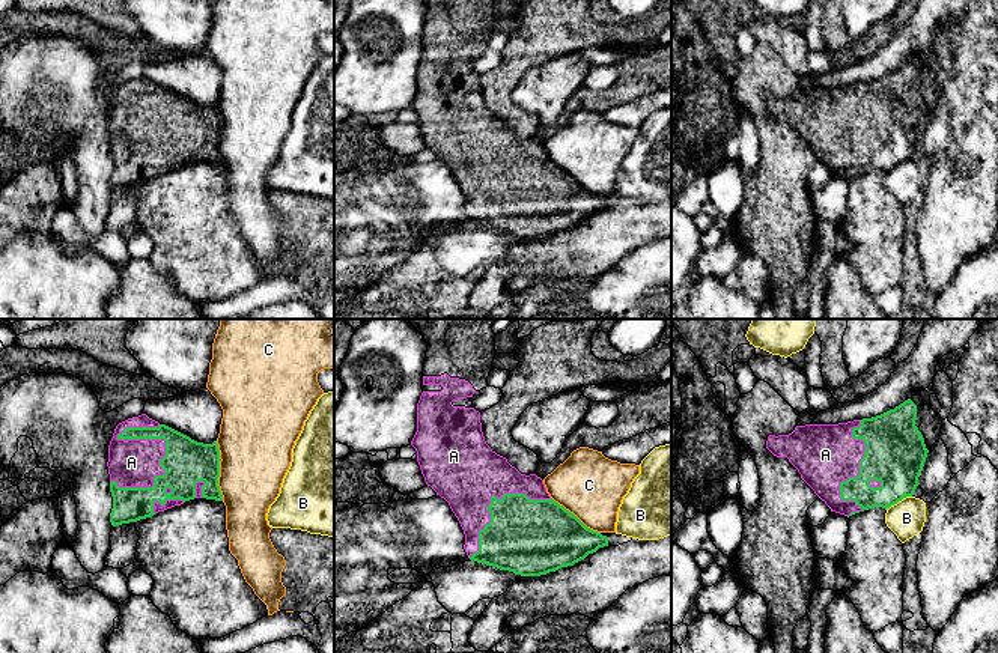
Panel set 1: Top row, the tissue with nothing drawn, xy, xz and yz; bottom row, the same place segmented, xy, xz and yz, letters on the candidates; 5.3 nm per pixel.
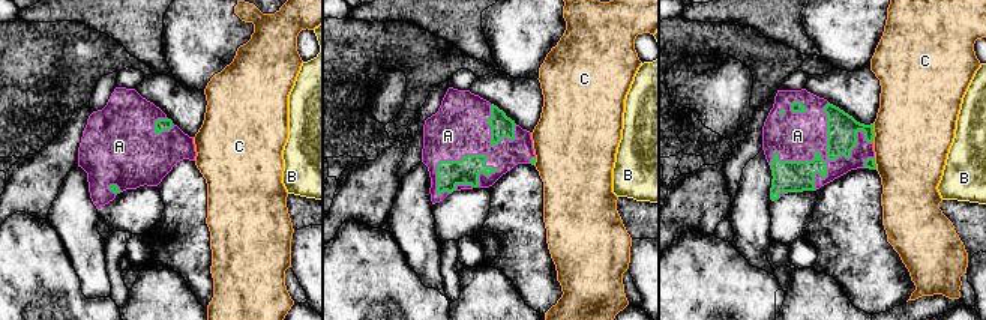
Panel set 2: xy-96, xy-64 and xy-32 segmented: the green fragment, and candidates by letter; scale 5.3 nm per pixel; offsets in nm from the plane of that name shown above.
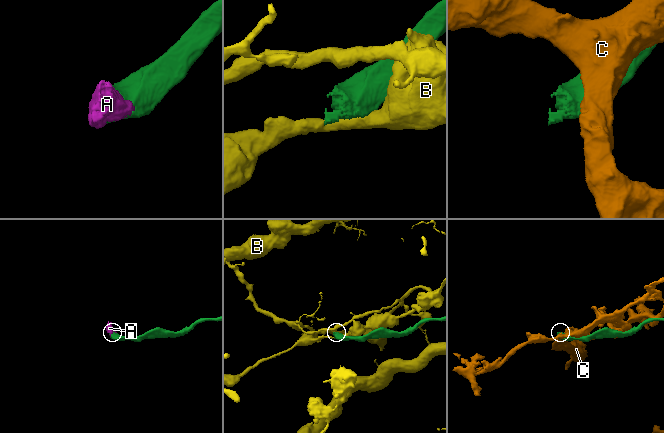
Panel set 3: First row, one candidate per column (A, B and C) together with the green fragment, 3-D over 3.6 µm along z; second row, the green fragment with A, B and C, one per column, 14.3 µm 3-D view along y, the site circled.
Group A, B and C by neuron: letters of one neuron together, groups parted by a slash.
A / B / C

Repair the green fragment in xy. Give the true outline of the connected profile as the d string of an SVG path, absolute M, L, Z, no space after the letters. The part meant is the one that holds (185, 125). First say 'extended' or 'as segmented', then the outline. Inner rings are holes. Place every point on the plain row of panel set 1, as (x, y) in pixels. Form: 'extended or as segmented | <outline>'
extended | M146 77L119 86L108 108L107 125L113 159L111 188L137 185L194 161L223 164L220 123L217 104L197 105Z

